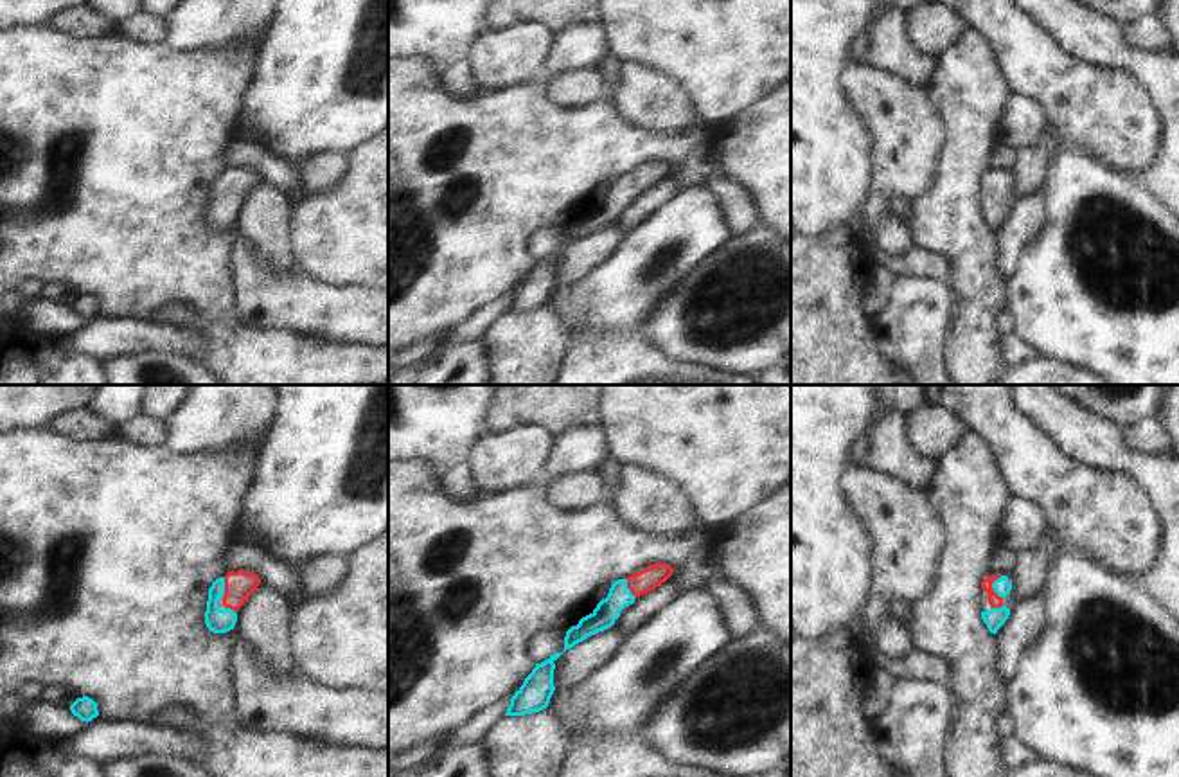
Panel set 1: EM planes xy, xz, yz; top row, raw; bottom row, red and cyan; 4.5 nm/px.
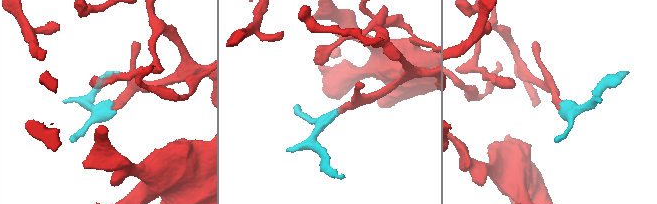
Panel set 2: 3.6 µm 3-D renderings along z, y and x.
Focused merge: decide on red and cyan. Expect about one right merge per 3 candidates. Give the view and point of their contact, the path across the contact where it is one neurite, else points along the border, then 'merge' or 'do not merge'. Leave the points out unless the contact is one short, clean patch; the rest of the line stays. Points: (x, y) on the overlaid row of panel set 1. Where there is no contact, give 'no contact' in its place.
meets red in yz at (991, 587); runs through yz (994, 599), (991, 587), (1001, 587); merge

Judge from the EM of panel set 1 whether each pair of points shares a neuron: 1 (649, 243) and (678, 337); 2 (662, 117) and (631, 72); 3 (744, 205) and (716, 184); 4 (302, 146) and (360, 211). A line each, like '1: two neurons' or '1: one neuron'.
1: two neurons
2: one neuron
3: one neuron
4: two neurons

